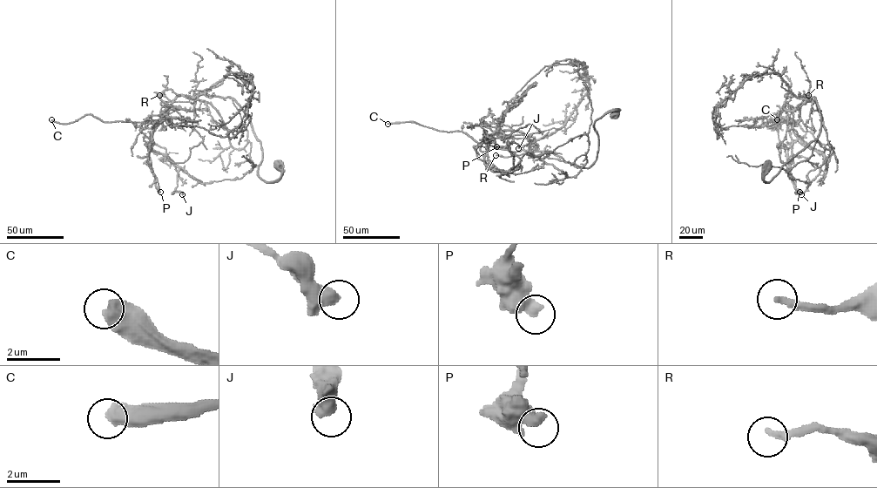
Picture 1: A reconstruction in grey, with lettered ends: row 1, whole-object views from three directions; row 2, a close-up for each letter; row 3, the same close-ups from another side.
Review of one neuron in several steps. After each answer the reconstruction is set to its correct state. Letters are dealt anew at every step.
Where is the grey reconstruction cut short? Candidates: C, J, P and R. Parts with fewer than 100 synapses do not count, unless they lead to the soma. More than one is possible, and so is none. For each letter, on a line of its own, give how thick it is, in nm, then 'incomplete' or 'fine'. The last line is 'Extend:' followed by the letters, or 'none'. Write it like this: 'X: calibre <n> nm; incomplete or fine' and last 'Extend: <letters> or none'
C: calibre 600 nm; incomplete
J: calibre 550 nm; fine
P: calibre 480 nm; fine
R: calibre 260 nm; fine
Extend: C

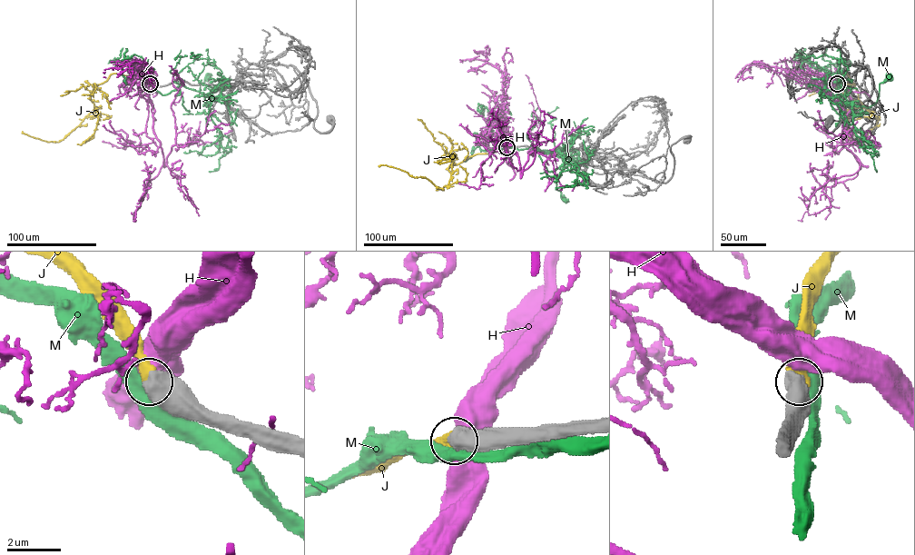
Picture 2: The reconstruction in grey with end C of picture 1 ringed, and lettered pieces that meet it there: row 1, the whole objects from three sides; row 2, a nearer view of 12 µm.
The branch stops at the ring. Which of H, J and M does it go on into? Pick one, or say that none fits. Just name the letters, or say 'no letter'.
J

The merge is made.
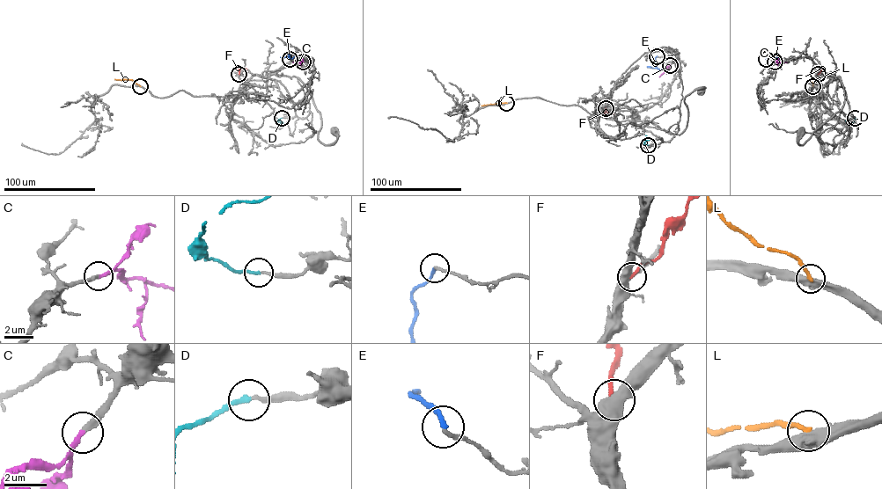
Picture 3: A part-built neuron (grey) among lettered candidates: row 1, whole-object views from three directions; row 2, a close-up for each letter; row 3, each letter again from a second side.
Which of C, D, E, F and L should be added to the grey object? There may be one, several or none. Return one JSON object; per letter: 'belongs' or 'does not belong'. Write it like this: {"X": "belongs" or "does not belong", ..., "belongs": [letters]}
{"C": "belongs", "D": "belongs", "E": "does not belong", "F": "does not belong", "L": "does not belong", "belongs": ["C", "D"]}

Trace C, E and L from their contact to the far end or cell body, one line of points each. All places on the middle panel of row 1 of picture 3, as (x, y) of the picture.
C: (670, 65), (659, 76)
E: (657, 56), (656, 68), (647, 66)
L: (507, 103), (481, 105)

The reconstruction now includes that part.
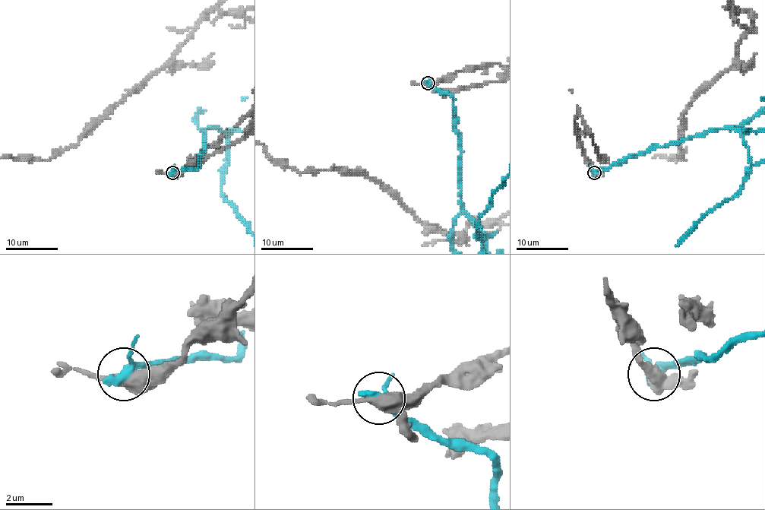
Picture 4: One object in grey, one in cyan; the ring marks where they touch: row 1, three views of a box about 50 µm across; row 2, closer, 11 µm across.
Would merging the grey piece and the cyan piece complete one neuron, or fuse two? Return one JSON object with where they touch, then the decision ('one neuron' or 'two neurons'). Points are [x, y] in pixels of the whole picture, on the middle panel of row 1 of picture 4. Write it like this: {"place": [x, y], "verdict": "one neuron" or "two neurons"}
{"place": [428, 83], "verdict": "two neurons"}

